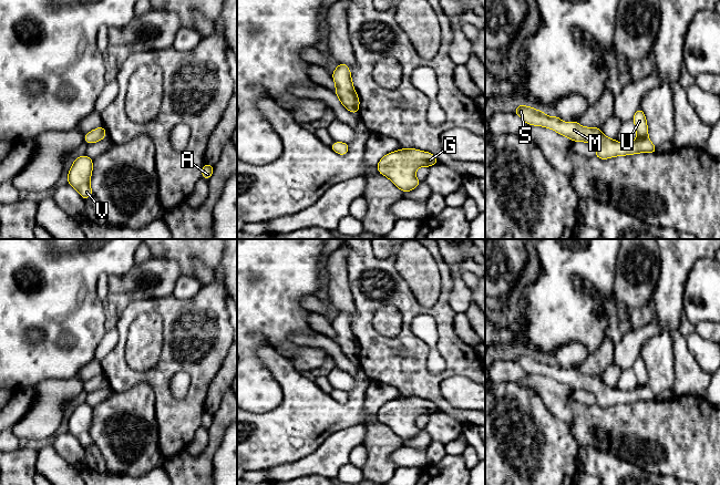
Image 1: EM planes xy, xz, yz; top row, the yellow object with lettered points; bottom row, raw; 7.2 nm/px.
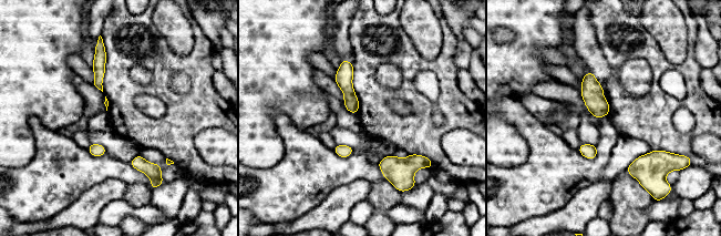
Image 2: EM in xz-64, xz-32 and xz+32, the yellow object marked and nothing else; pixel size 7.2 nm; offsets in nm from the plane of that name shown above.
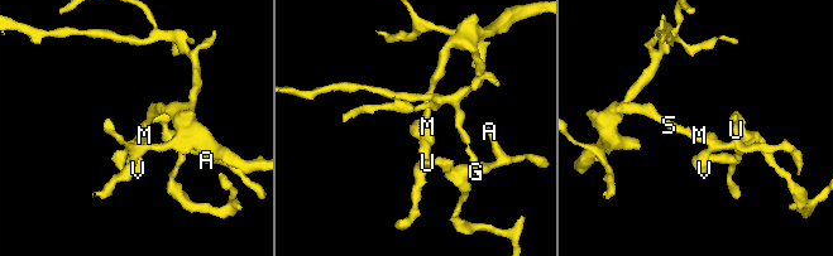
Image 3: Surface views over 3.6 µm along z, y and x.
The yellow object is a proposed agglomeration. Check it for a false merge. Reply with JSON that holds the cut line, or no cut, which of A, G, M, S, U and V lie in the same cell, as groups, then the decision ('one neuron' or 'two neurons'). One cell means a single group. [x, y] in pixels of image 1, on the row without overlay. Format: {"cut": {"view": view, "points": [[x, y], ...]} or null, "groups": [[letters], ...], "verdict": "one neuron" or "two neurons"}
{"cut": null, "groups": [["A", "G", "M", "S", "U", "V"]], "verdict": "one neuron"}

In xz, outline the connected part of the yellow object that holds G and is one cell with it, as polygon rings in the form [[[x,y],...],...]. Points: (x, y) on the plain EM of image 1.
[[[400,396],[384,403],[377,416],[379,422],[388,425],[394,434],[403,441],[410,440],[420,433],[415,419],[421,414],[431,415],[438,412],[438,405],[429,400],[415,396]]]

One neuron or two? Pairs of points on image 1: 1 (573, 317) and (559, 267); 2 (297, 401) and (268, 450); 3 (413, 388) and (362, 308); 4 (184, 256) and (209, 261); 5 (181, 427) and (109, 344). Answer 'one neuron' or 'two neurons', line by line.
1: one neuron
2: one neuron
3: one neuron
4: one neuron
5: two neurons

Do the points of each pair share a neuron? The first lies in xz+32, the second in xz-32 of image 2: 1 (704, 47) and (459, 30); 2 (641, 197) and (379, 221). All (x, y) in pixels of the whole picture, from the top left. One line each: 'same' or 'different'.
1: different
2: same

